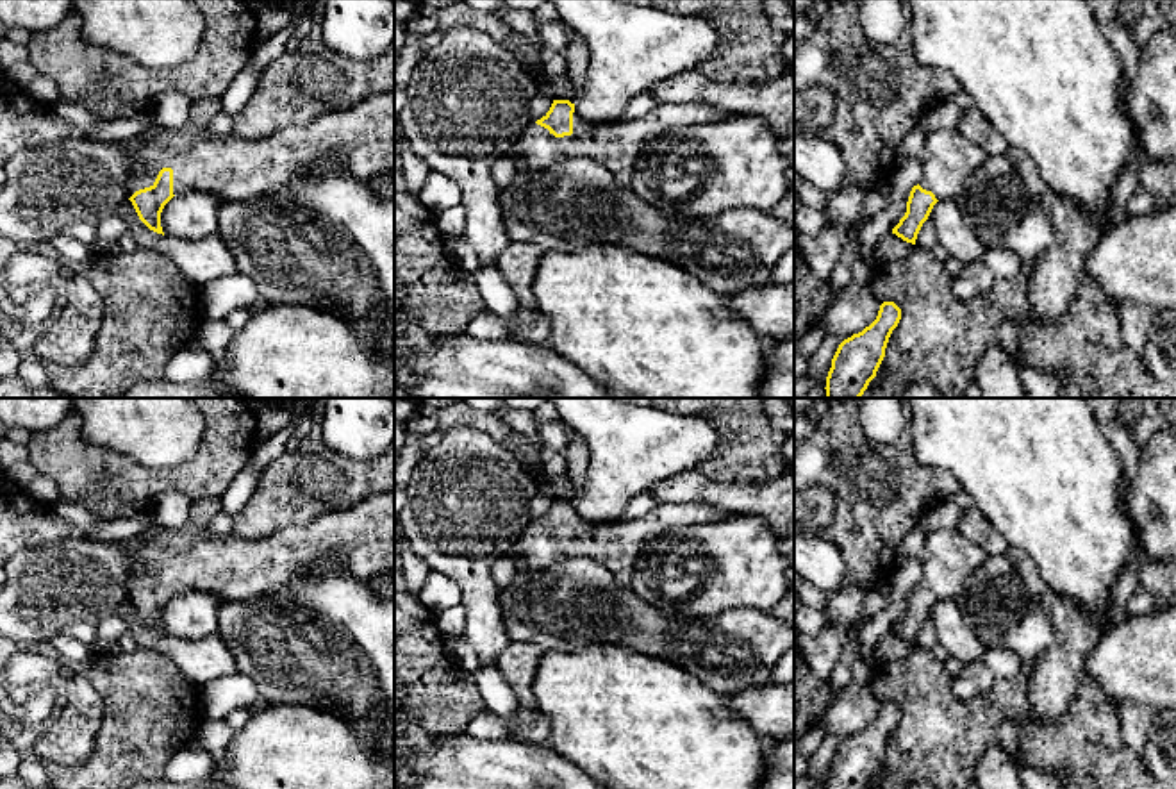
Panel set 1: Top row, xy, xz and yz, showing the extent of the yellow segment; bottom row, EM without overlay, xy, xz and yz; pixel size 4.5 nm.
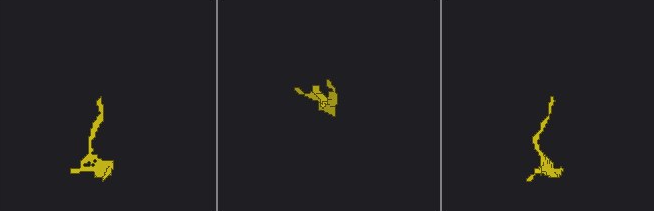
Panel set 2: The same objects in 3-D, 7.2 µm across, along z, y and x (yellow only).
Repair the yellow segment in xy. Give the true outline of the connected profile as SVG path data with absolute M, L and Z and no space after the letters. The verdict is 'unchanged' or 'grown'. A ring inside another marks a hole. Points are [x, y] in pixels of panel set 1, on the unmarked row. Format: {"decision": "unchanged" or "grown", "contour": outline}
{"decision": "grown", "contour": "M394 491L371 494L352 509L327 512L309 523L280 528L257 541L243 539L234 532L214 536L207 528L189 523L159 528L134 553L127 591L139 619L150 630L164 635L161 612L177 594L200 591L216 596L221 603L250 600L286 587L303 569L323 559L341 562L364 580L394 571Z"}

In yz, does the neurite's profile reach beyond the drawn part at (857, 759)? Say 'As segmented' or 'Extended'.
As segmented

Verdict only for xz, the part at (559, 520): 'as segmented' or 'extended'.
extended

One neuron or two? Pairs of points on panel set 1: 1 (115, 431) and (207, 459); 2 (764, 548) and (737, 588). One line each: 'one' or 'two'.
1: two
2: one

